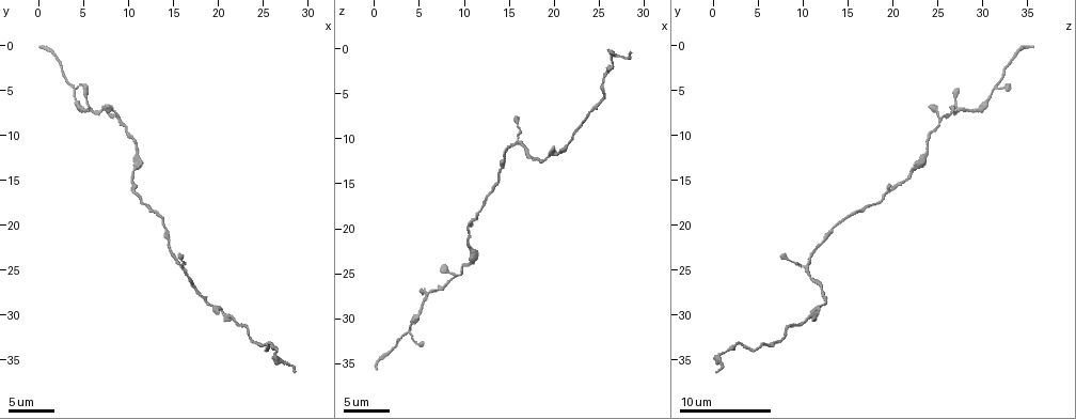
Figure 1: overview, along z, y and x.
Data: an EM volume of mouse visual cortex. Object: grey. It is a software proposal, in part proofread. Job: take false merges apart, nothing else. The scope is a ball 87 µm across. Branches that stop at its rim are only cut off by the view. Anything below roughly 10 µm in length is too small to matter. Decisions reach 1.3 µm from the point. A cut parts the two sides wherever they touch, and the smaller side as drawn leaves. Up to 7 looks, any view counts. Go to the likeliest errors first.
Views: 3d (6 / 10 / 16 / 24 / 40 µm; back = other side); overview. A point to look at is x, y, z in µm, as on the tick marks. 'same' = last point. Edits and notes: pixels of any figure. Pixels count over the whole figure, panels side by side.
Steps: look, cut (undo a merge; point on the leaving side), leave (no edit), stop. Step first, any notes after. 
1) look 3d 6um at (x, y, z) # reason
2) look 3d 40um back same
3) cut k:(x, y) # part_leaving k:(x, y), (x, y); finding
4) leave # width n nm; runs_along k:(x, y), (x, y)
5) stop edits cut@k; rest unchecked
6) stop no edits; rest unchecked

look 3d 6um at (21.0, 30.0, 11.0) # calibre changes

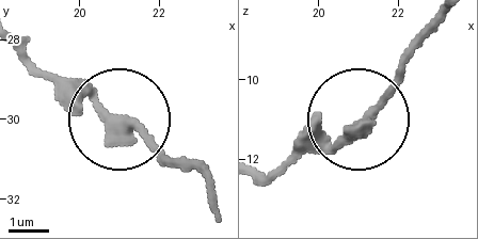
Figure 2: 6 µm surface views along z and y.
leave # runs_along 2:(21, 56), (181, 158); all the same neuron

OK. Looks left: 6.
look 3d 16um at (13.2, 19.0, 15.2)

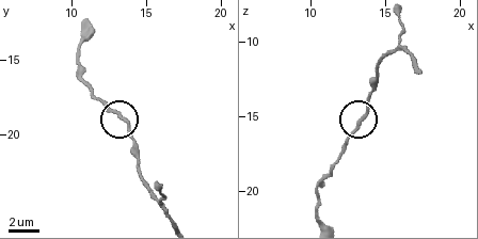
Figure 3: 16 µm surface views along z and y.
leave # width 210 nm; all the same neuron

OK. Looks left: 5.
look 3d 6um at (4.4, 5.8, 30.6) # sudden change in width

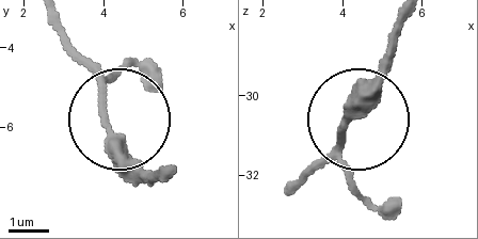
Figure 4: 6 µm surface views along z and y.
leave # runs_along 4:(405, 21), (388, 73), (314, 172); one neuron here

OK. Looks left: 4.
look 3d 6um at (10.8, 12.4, 23.2) # thick turns thin

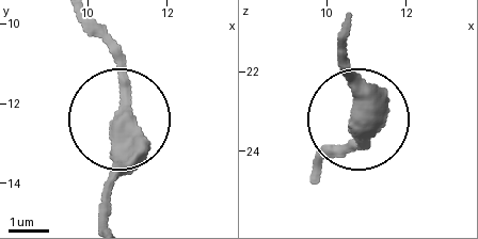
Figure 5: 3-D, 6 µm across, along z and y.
leave # runs_along 5:(101, 217), (122, 105), (122, 53), (106, 26); one neuron here

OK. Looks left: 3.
stop no edits; rest unchecked

